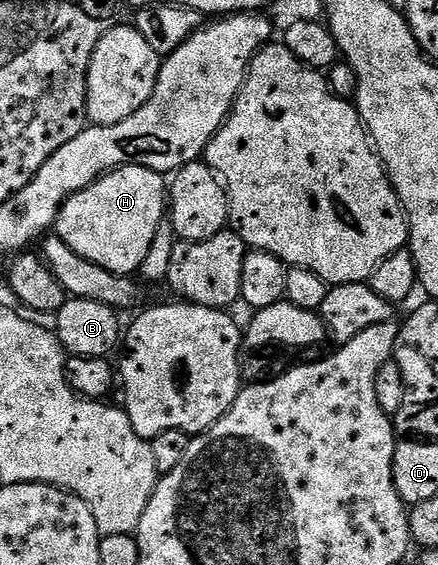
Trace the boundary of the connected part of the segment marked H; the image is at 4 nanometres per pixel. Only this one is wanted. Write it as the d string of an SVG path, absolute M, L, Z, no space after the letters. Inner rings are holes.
M140 165L107 171L91 187L85 187L62 206L56 224L57 238L64 240L76 253L80 253L80 257L96 265L117 275L133 276L141 268L144 257L148 257L148 249L152 249L156 229L168 211L168 183L162 179L165 178L159 172Z

